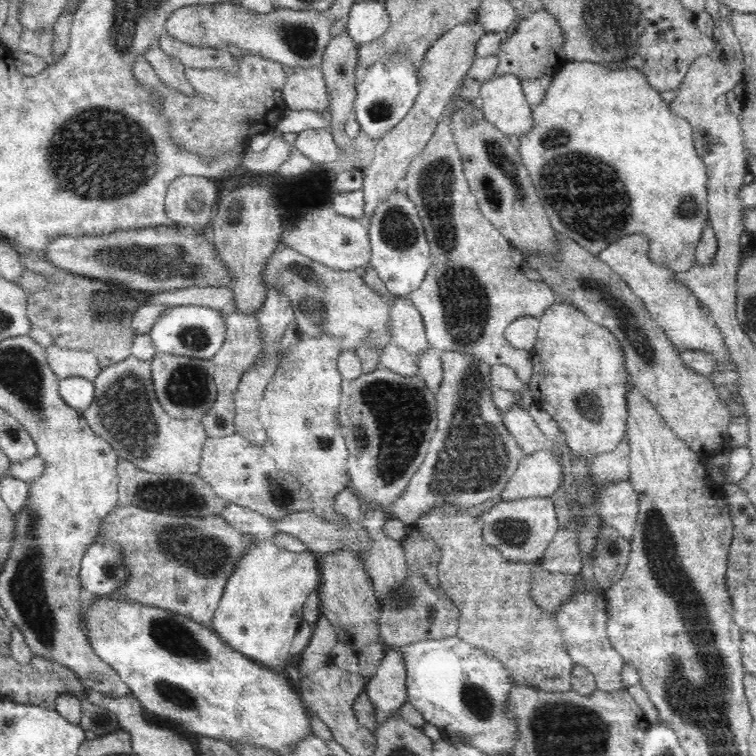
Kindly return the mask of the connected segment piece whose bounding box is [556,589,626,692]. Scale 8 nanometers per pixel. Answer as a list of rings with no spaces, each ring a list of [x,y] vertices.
[[[576,589],[576,594],[568,602],[564,602],[556,612],[556,625],[560,628],[563,644],[572,658],[573,665],[587,668],[594,675],[598,689],[604,692],[616,692],[624,689],[620,672],[626,663],[608,639],[607,621],[605,591],[601,593],[596,589],[588,589],[588,592],[584,589],[580,589],[579,592]]]

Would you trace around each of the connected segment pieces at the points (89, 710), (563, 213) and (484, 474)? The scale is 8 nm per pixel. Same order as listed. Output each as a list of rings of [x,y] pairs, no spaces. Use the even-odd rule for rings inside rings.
[[[82,699],[81,704],[81,728],[85,731],[92,731],[98,736],[116,733],[121,729],[118,718],[115,713],[90,702],[88,699]]]
[[[590,61],[567,62],[561,69],[552,76],[553,80],[546,89],[542,104],[533,108],[533,120],[535,126],[528,135],[518,139],[519,153],[521,159],[530,173],[530,179],[537,188],[542,206],[551,222],[552,228],[560,235],[574,240],[590,253],[598,256],[602,250],[606,250],[610,244],[618,242],[624,236],[632,236],[634,233],[642,233],[650,240],[650,251],[648,256],[652,263],[666,265],[668,269],[676,272],[684,272],[695,265],[696,248],[702,238],[702,233],[709,222],[709,208],[707,201],[707,169],[700,160],[698,153],[693,146],[693,132],[691,125],[684,119],[675,116],[669,104],[662,99],[660,91],[648,83],[646,75],[638,69],[627,68],[612,70],[608,67],[591,63]],[[572,156],[590,156],[592,160],[556,160],[556,158],[572,158]]]
[[[442,351],[443,380],[435,395],[437,430],[430,443],[430,452],[410,480],[402,496],[386,511],[391,518],[414,526],[431,508],[452,503],[472,508],[490,498],[500,499],[502,489],[513,477],[519,462],[527,456],[502,419],[502,411],[492,400],[491,365],[462,351]]]

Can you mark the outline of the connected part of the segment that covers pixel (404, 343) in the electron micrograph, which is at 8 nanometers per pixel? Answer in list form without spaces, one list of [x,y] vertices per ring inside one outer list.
[[[408,296],[396,297],[390,308],[390,335],[394,344],[415,356],[431,348],[421,312]]]

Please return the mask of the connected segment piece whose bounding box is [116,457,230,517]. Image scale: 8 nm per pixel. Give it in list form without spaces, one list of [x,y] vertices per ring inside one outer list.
[[[121,457],[118,458],[116,470],[119,474],[117,491],[120,505],[136,505],[146,510],[178,516],[207,517],[221,515],[224,507],[230,504],[228,500],[218,496],[198,474],[157,475],[140,470]]]

